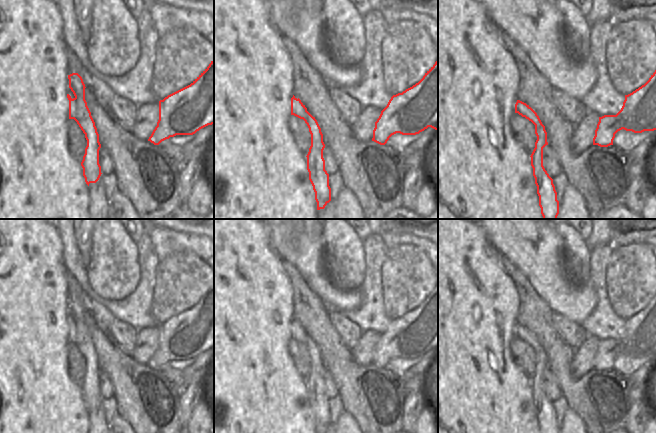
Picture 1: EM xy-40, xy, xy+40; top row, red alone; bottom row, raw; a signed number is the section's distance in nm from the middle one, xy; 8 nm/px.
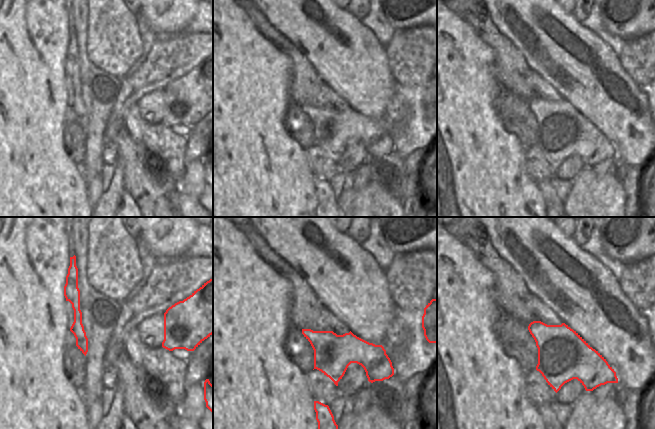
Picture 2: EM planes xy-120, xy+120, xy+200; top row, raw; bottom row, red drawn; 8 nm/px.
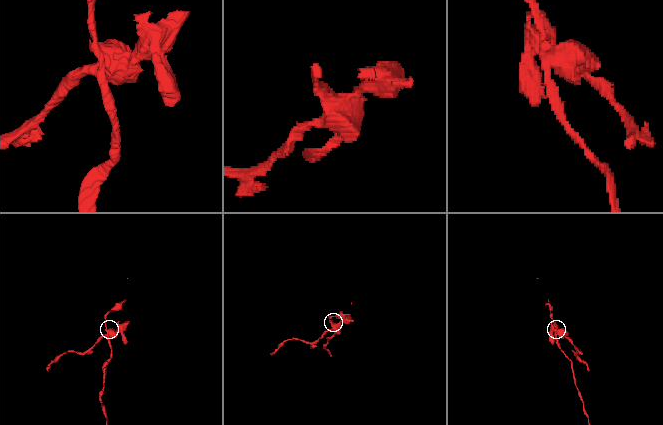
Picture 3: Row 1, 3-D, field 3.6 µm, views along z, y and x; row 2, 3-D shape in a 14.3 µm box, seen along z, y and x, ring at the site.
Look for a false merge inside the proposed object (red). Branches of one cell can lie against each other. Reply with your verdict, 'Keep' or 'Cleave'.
Cleave.

